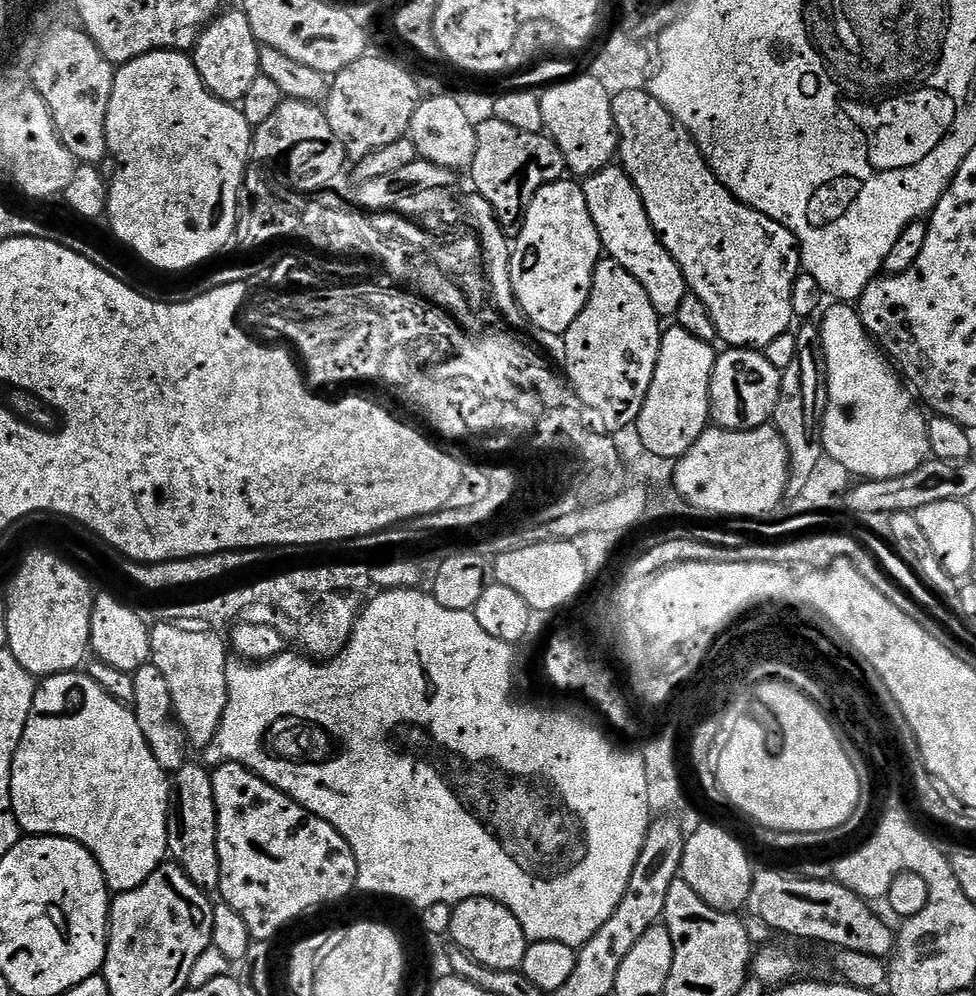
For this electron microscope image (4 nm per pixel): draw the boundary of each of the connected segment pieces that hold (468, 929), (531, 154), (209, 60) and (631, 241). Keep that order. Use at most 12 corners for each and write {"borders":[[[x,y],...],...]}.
{"borders":[[[497,900],[455,905],[450,940],[490,970],[517,970],[529,941]],[[476,126],[470,169],[509,238],[542,186],[565,179],[544,132]],[[225,10],[191,49],[202,82],[239,105],[260,75],[261,43]],[[609,166],[582,187],[601,249],[660,317],[690,289],[634,182]]]}

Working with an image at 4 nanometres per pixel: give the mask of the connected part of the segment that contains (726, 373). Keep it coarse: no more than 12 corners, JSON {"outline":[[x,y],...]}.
{"outline":[[729,347],[710,378],[711,423],[761,428],[781,372],[763,351]]}

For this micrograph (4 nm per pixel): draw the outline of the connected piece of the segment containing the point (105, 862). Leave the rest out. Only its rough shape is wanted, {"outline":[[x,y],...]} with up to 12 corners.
{"outline":[[84,670],[39,681],[12,763],[21,833],[113,893],[168,856],[169,773]]}

